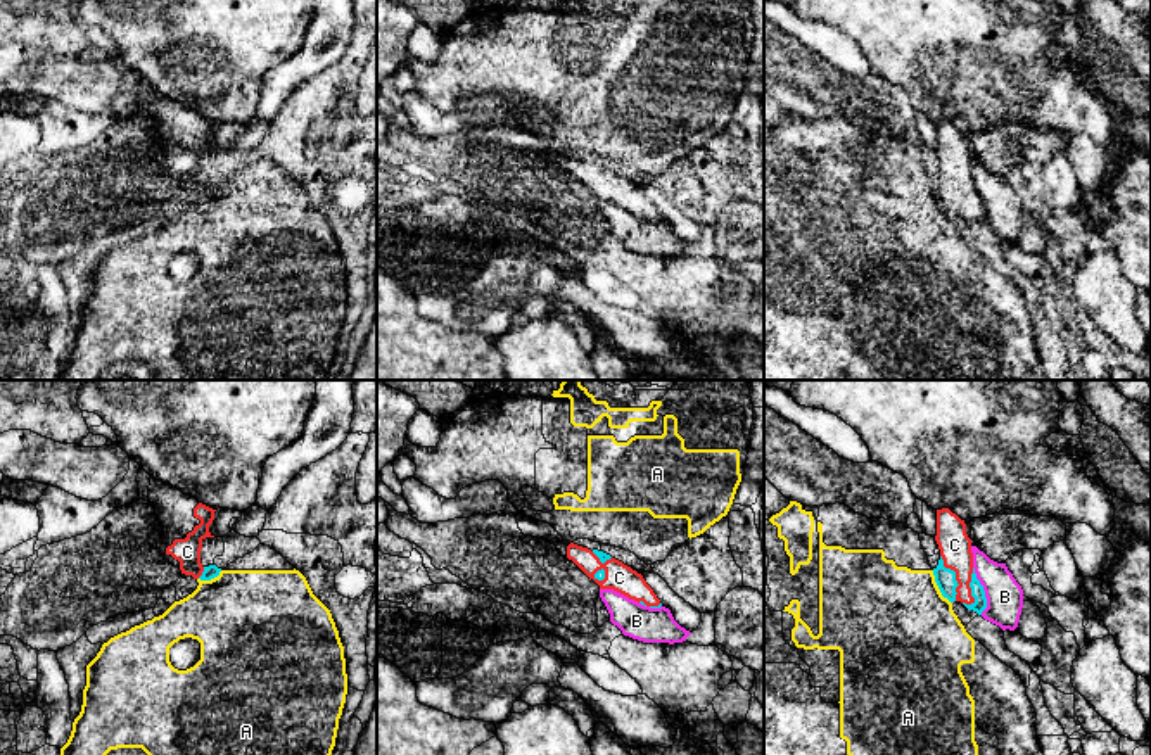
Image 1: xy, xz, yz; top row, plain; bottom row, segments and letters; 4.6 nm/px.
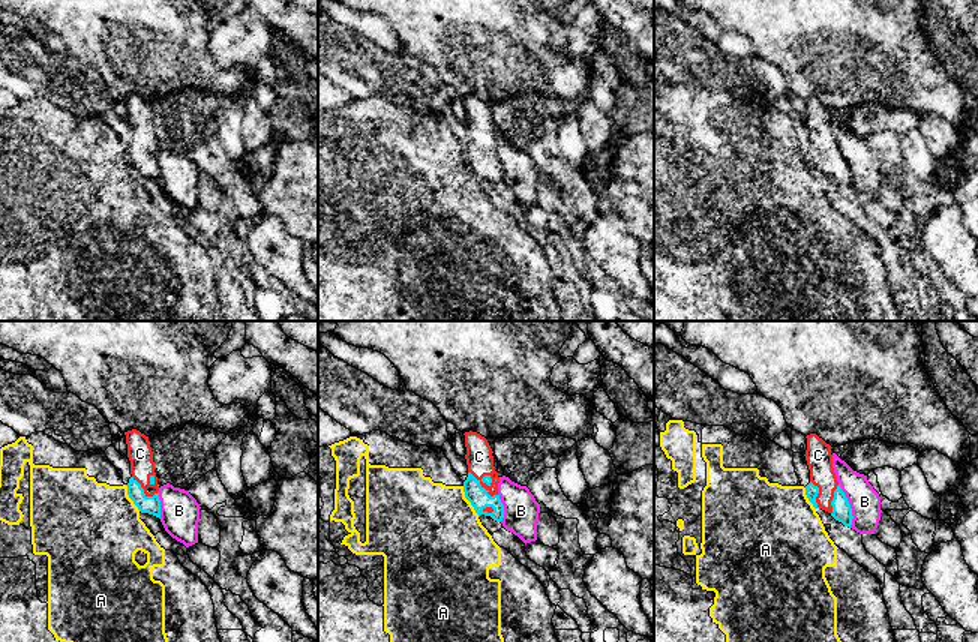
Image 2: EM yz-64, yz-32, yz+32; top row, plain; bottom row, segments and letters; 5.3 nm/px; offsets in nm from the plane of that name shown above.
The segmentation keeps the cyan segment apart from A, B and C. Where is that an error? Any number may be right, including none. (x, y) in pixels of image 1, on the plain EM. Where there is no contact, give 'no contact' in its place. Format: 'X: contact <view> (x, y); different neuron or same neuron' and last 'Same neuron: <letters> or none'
A: contact yz (939, 201); different neuron
B: contact yz (984, 204); different neuron
C: contact yz (954, 189); same neuron
Same neuron: C

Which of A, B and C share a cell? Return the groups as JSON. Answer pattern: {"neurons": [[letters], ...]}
{"neurons": [["A"], ["B"], ["C"]]}

